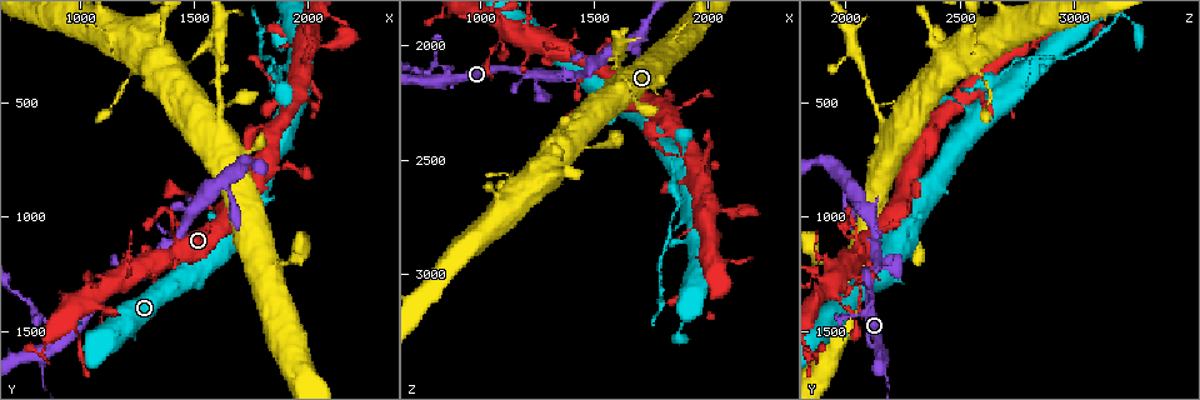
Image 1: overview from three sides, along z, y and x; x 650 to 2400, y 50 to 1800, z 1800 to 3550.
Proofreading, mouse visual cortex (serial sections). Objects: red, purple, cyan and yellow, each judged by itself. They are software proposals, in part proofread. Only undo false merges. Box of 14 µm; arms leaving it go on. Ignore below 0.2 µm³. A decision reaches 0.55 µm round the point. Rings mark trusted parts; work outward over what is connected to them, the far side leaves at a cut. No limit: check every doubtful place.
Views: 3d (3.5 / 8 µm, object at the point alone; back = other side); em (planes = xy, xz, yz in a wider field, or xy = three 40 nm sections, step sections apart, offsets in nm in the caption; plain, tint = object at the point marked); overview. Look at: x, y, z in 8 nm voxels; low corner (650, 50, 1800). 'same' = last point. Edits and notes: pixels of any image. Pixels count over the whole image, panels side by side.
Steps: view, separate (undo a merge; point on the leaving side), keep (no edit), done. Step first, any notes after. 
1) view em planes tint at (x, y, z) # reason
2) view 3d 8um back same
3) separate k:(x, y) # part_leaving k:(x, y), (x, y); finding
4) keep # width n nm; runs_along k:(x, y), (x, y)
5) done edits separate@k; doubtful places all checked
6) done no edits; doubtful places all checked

view 3d 3.5um at (1890, 440, 2760)

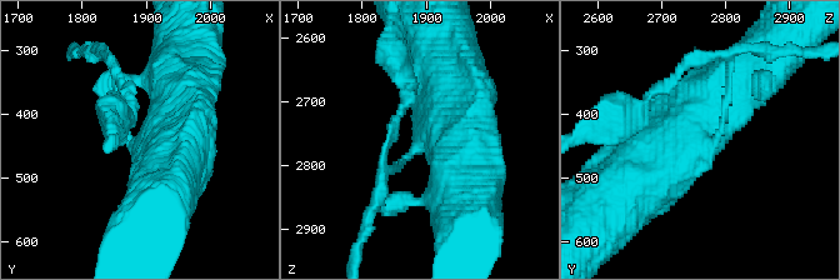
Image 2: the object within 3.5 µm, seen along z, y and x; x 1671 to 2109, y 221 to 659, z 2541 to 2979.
view em xy step 5 plain at (1895, 440, 2760) # shape alone is not enough

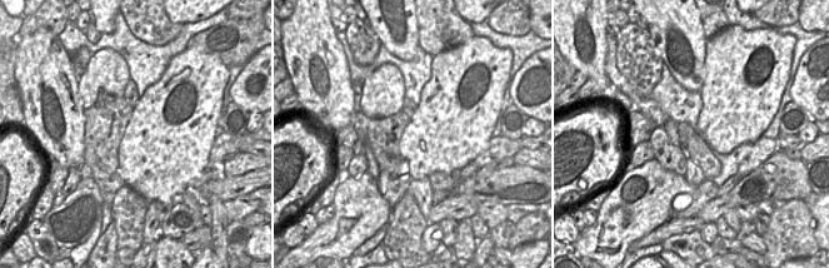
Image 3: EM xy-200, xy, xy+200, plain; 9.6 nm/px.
view em xy step 5 tint same # with the object marked

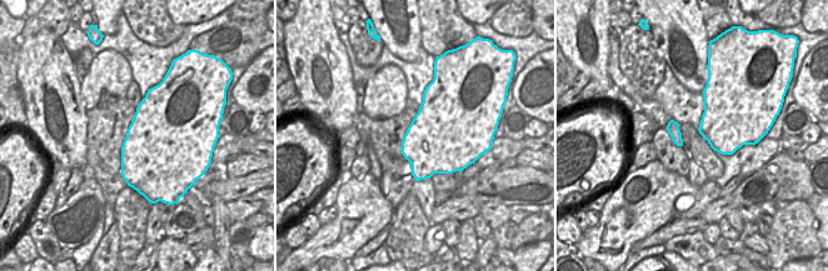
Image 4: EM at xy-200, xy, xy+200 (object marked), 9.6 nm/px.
keep # width 650 nm; runs_along 2:(630, 184), (701, 123), (753, 69); all the same cell

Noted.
view 3d 3.5um at (1860, 350, 2800) # thin neck

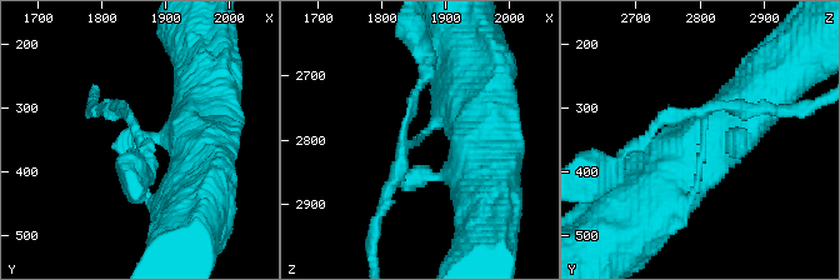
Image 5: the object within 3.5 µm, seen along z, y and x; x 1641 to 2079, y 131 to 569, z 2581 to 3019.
view em xy step 2 tint at (1855, 345, 2805) # now the EM

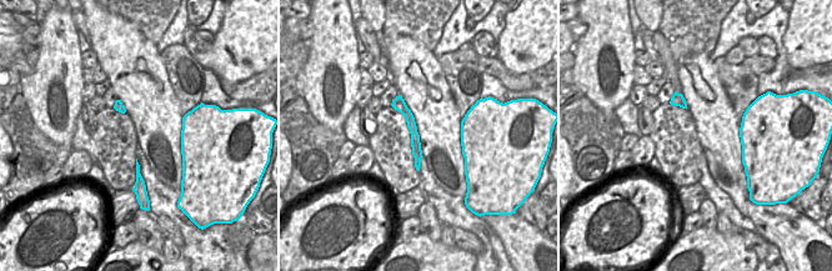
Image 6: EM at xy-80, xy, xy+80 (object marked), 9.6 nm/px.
view em xy step 1 tint same # cut it another way

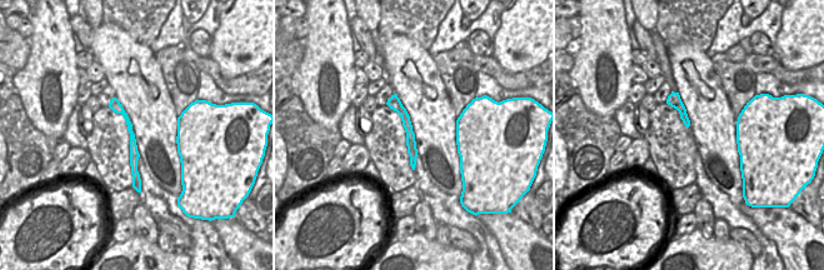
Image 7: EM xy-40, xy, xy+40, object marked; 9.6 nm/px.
keep # width 100 nm; runs_along 7:(114, 100), (131, 133), (138, 188); continuous, no second cell

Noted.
view 3d 3.5um at (860, 1570, 2140) # abrupt turn

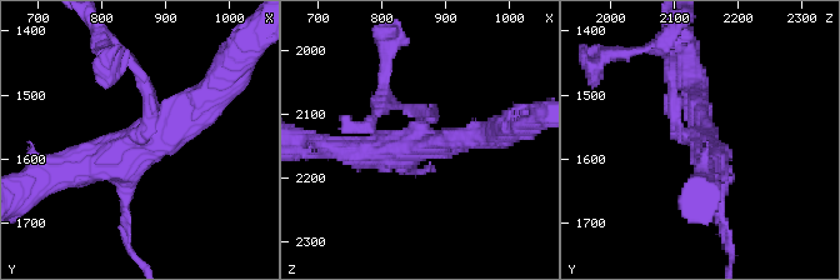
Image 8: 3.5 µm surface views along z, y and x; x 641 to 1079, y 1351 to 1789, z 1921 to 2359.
view em planes tint at (870, 1565, 2145) # arms 4; arm_widths 200, 200, 350, 450 nm; shape alone is not enough

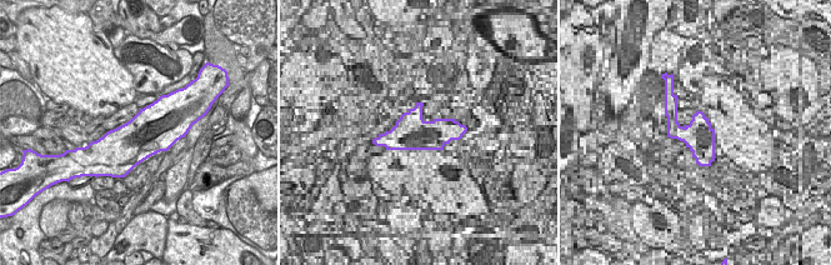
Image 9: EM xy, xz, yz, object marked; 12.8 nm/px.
separate 8:(671, 76) # part_leaving 8:(149, 125), (138, 68), (95, 33); two cells meet here

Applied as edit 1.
done edits separate@8; doubtful places all checked

